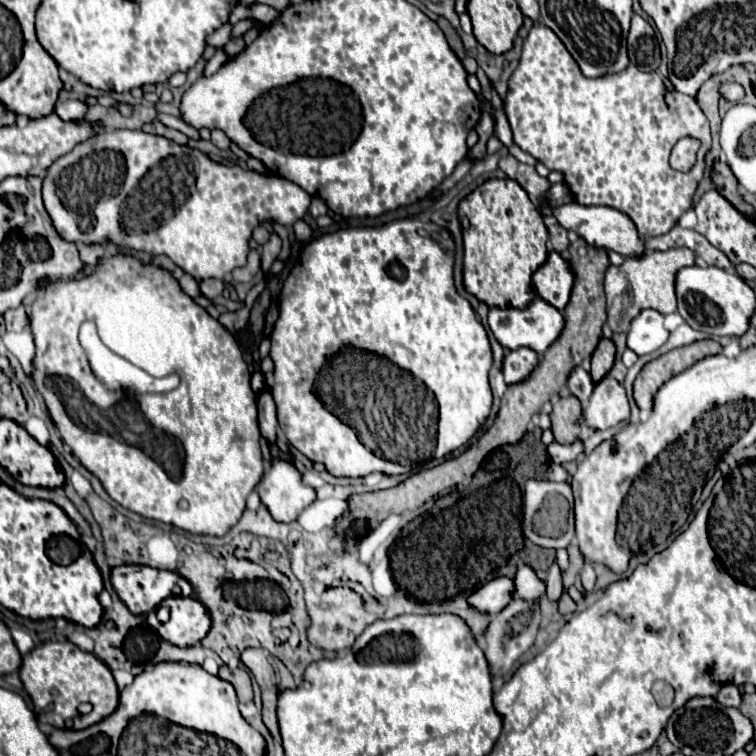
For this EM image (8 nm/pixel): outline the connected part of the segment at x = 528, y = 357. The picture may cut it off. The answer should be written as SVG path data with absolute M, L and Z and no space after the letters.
M522 347L518 351L508 351L503 360L504 381L508 385L522 383L538 365L538 353Z

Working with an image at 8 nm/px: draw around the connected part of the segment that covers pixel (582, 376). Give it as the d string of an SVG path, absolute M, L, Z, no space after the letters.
M578 367L572 371L570 379L568 379L568 389L572 391L572 395L576 395L582 403L586 403L592 395L592 389L594 389L594 381L590 379L590 375Z

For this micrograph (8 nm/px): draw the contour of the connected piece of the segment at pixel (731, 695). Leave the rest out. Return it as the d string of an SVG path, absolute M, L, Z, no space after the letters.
M724 685L720 691L718 691L718 697L716 697L722 705L728 705L728 707L740 707L740 701L742 701L742 695L740 695L740 689L736 685Z

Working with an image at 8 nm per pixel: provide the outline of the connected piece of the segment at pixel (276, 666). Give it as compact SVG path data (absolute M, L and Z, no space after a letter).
M244 649L242 663L252 671L254 679L258 681L258 685L262 689L264 725L272 733L274 741L282 741L280 729L278 729L276 705L278 705L280 693L290 689L290 685L282 687L282 677L286 673L284 673L284 669L280 669L280 661L276 657L272 657L272 653L268 653L266 649Z

